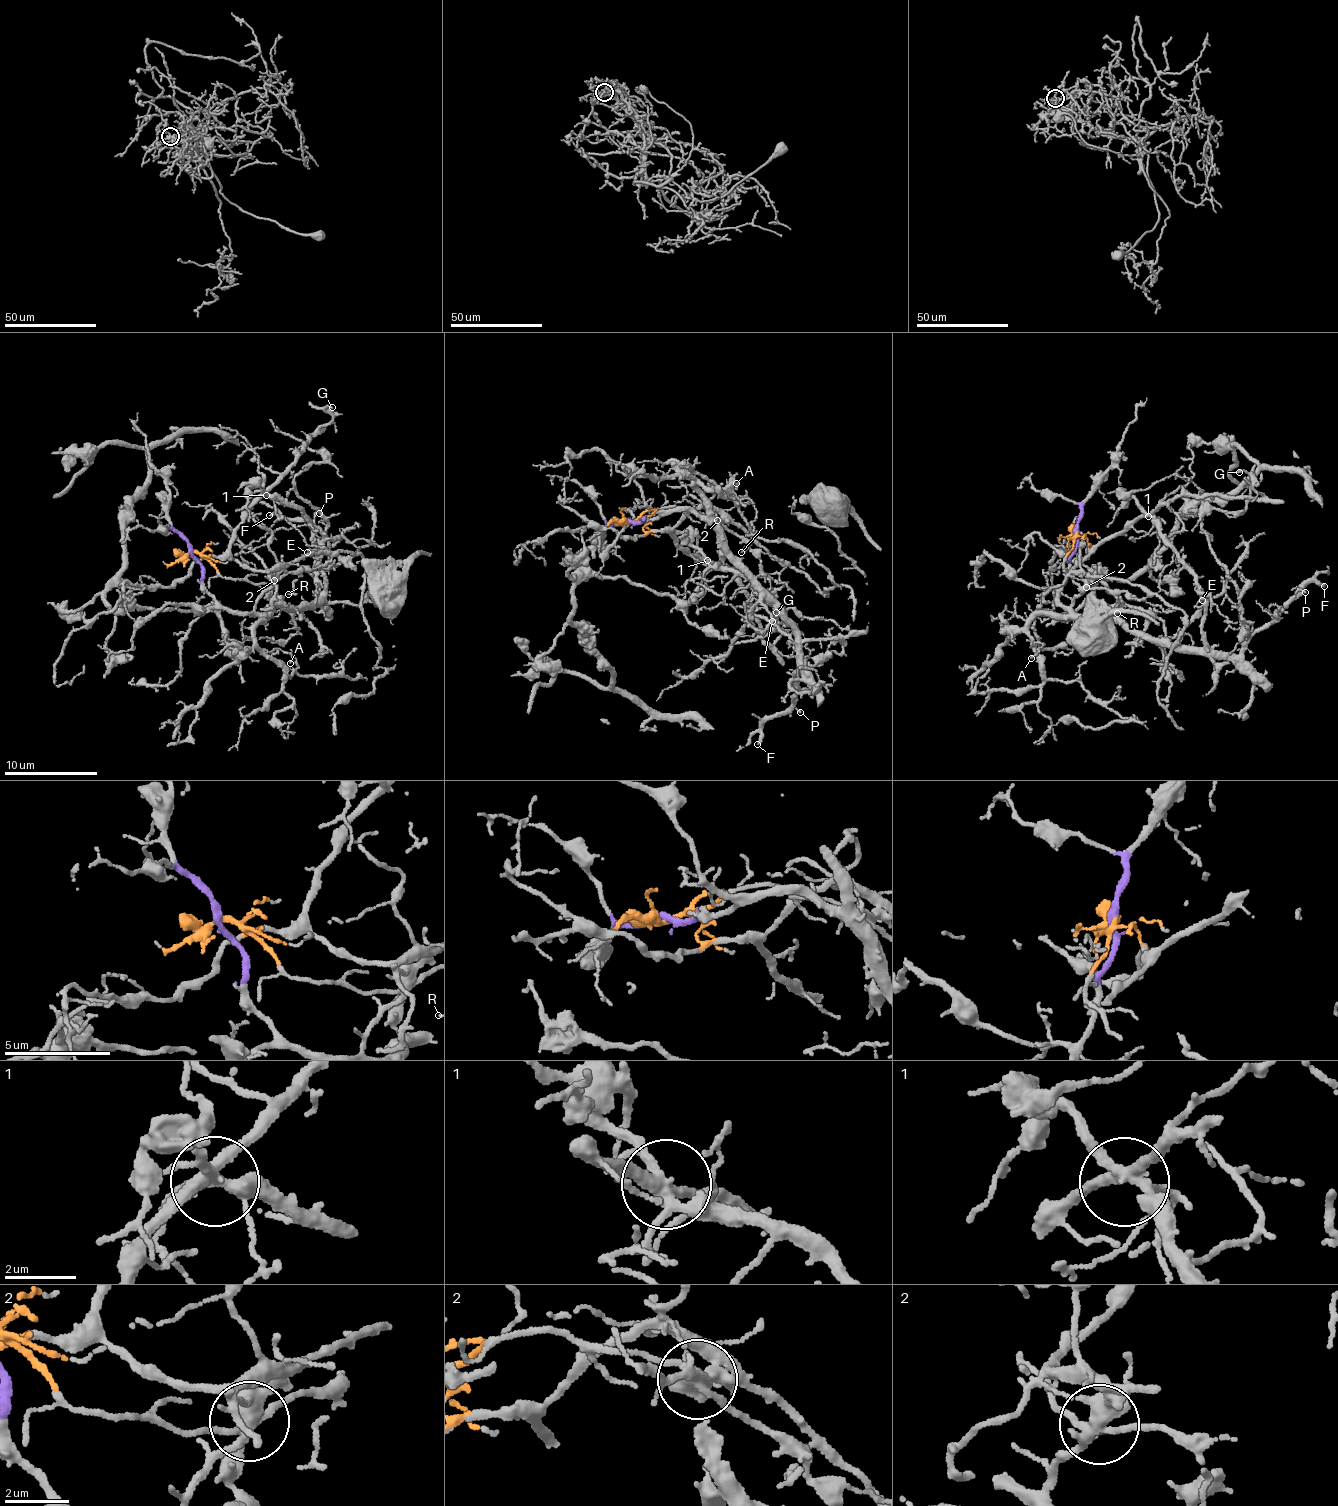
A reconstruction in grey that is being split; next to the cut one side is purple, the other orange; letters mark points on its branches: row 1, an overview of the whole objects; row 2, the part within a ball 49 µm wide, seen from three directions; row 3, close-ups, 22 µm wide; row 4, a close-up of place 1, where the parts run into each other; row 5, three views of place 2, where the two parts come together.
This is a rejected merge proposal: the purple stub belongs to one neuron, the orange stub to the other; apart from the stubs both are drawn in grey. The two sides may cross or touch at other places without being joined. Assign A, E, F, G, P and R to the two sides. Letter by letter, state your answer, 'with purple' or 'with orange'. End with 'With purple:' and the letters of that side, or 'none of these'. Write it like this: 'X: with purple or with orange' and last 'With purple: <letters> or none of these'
A: with purple
E: with purple
F: with purple
G: with orange
P: with purple
R: with orange
With purple: A, E, F, P

